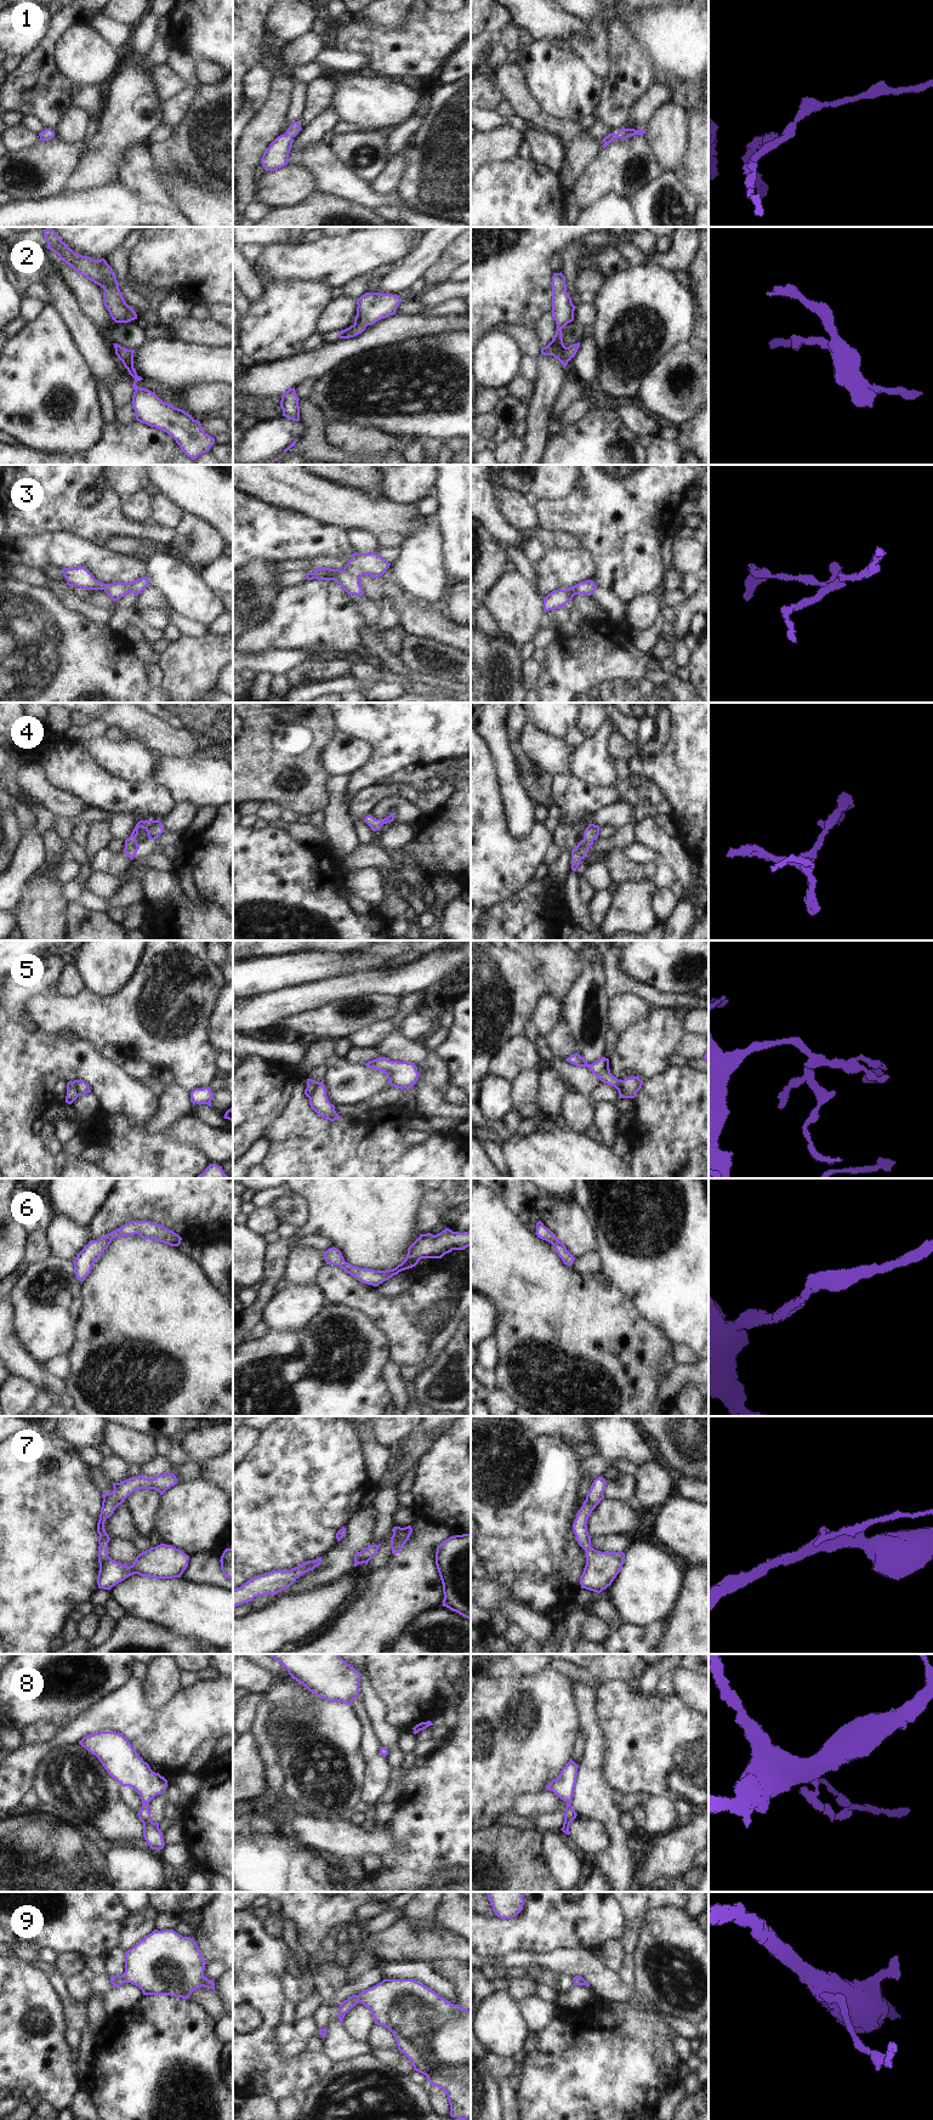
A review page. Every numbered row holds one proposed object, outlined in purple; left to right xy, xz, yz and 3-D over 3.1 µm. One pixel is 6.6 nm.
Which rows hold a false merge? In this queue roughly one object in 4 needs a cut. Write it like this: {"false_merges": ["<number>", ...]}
{"false_merges": ["5"]}

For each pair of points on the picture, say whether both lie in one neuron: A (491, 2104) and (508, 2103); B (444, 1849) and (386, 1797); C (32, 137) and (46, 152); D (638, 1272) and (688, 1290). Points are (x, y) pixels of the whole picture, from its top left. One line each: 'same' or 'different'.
A: different
B: different
C: different
D: same

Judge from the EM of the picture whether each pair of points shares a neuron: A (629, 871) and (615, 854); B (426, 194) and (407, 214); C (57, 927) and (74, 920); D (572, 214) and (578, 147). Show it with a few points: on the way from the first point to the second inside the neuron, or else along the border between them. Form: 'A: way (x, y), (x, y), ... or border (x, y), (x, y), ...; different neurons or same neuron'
A: way (625, 868), (615, 858); same neuron
B: border (394, 189), (407, 204), (428, 214); different neurons
C: border (69, 903), (64, 916), (66, 927); different neurons
D: border (570, 188), (565, 191); different neurons

